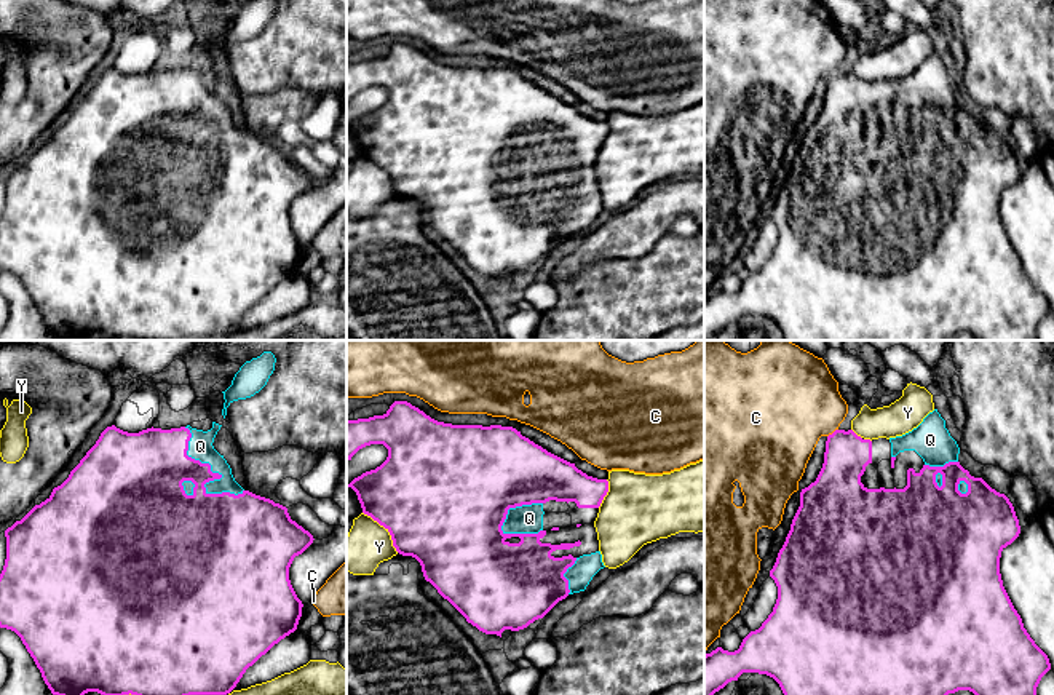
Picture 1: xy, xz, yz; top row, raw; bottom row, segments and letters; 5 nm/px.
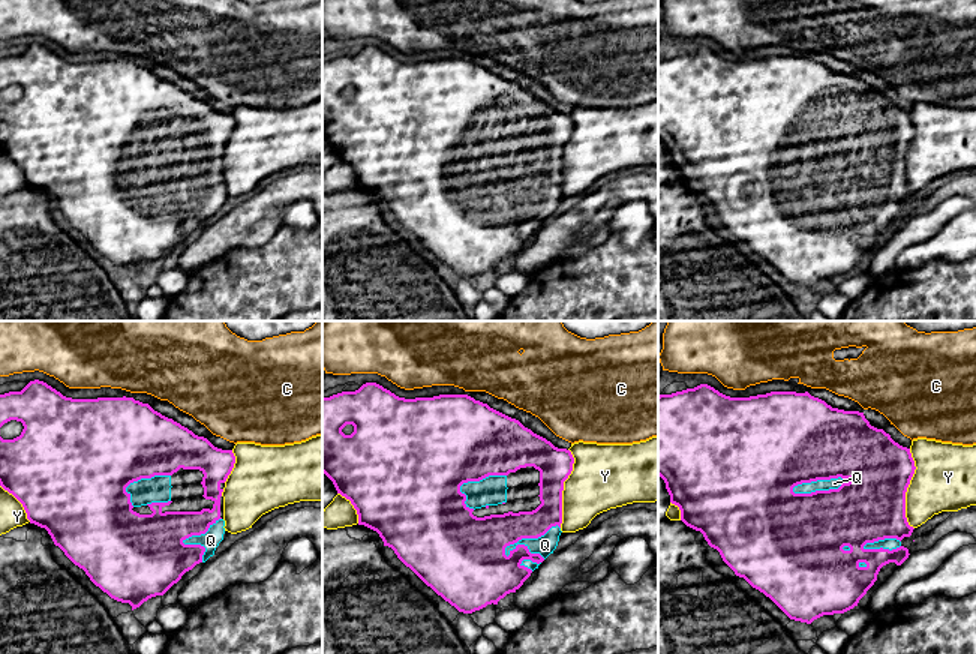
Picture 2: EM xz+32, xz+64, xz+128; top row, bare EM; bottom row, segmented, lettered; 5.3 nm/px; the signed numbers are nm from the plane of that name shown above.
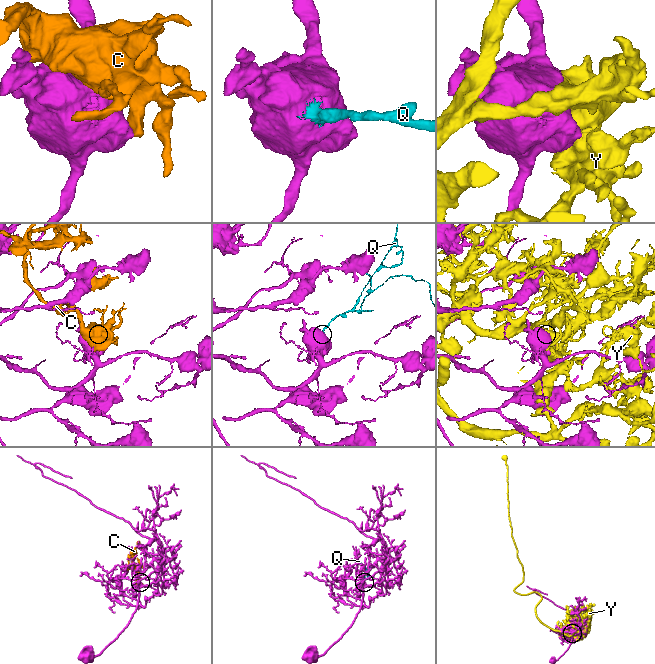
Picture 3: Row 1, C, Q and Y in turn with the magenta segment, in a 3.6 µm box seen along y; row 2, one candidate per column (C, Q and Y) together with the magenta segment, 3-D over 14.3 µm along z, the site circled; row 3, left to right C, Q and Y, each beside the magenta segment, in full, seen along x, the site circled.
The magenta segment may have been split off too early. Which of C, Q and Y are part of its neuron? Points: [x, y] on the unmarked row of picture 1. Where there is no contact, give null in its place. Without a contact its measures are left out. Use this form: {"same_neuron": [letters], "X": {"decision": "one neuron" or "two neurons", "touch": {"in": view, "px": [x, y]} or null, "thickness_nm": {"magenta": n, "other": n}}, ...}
{"same_neuron": ["Q"], "C": {"decision": "two neurons", "touch": {"in": "yz", "px": [834, 74]}, "thickness_nm": {"magenta": 220, "other": 440}}, "Q": {"decision": "one neuron", "touch": {"in": "xy", "px": [217, 115]}, "thickness_nm": {"magenta": 300, "other": 130}}, "Y": {"decision": "two neurons", "touch": {"in": "xz", "px": [385, 170]}, "thickness_nm": {"magenta": 500, "other": 220}}}

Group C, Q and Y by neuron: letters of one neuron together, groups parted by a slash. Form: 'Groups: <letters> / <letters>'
Groups: C / Q / Y

